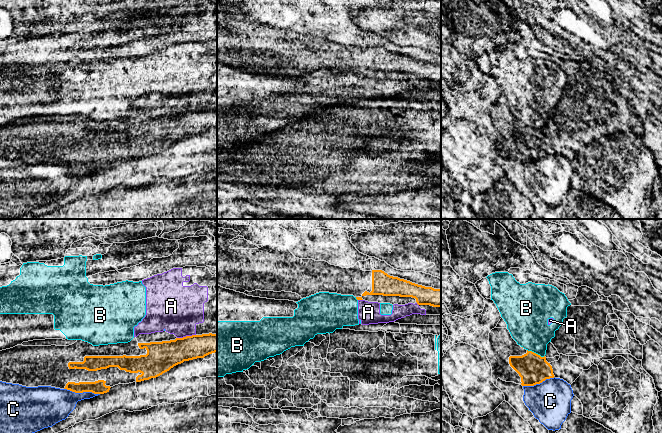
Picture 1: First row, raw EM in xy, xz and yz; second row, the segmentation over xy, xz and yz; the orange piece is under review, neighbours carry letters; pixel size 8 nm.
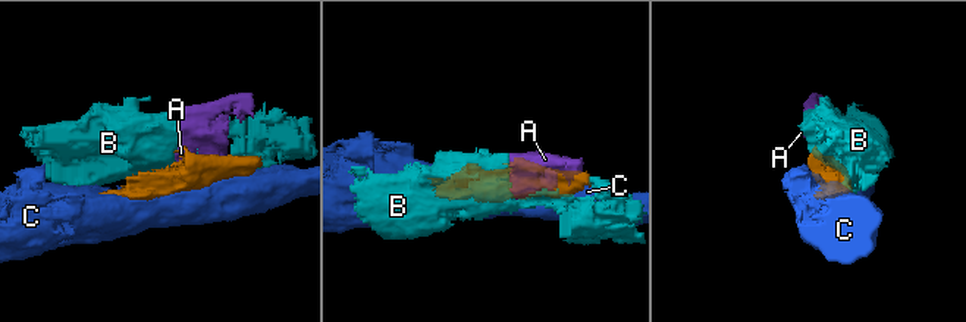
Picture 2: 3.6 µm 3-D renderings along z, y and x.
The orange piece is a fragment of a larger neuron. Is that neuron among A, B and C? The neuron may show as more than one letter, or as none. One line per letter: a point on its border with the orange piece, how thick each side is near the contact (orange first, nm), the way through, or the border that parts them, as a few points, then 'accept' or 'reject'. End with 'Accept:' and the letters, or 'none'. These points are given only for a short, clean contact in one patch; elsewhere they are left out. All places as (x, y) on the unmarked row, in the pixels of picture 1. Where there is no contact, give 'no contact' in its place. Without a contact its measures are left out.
A: meets orange in xy at (186, 112); 240 nm thick on the orange side, 380 nm on the other; reject
B: meets orange in yz at (535, 129); 240 nm thick on the orange side, 320 nm on the other; reject
C: meets orange in xy at (82, 168); 110 nm thick on the orange side, 280 nm on the other; reject
Accept: none

